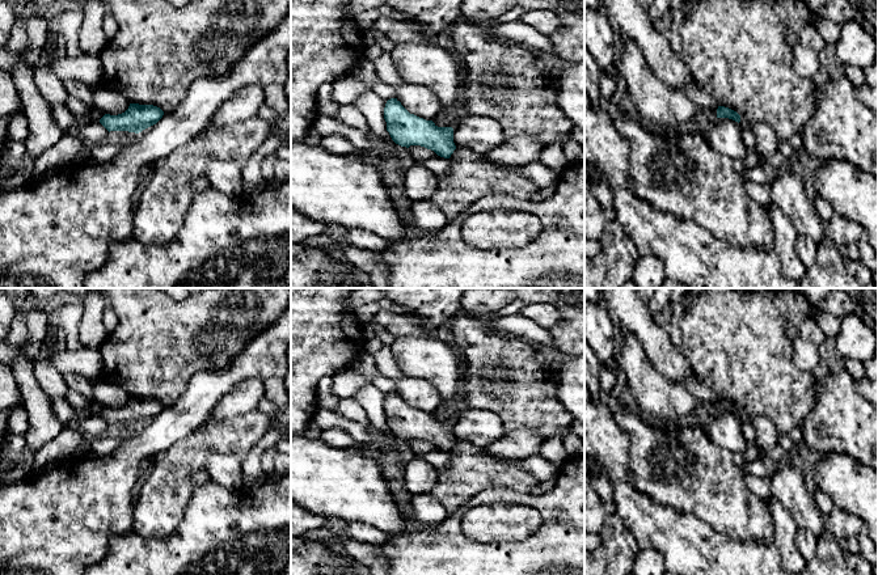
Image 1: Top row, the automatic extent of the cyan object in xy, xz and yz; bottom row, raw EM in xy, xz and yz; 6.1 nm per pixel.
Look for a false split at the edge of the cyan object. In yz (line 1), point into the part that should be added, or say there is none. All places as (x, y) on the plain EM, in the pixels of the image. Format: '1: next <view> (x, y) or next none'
1: next none

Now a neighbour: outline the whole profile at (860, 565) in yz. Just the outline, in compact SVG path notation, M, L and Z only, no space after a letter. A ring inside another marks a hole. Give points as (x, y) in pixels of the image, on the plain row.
M860 553L845 557L847 565L856 571L857 575L870 575L873 571L873 566L866 561Z

